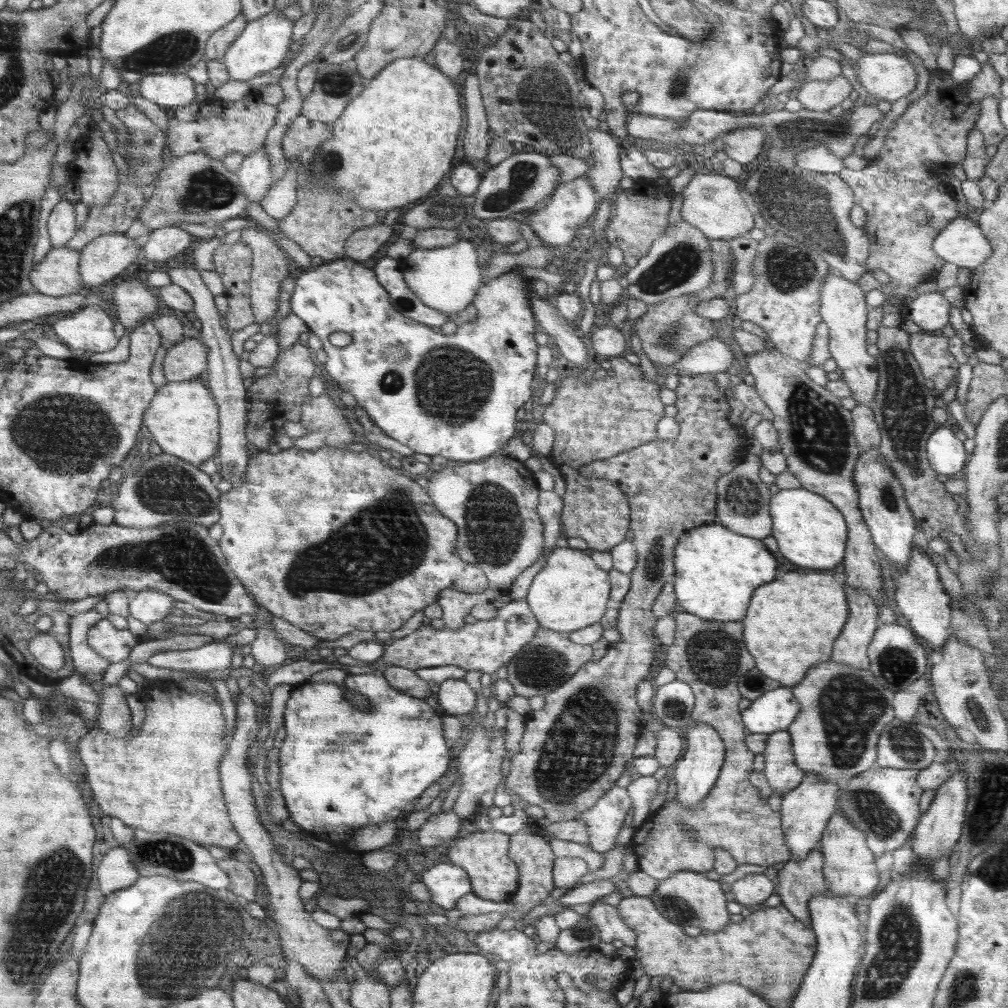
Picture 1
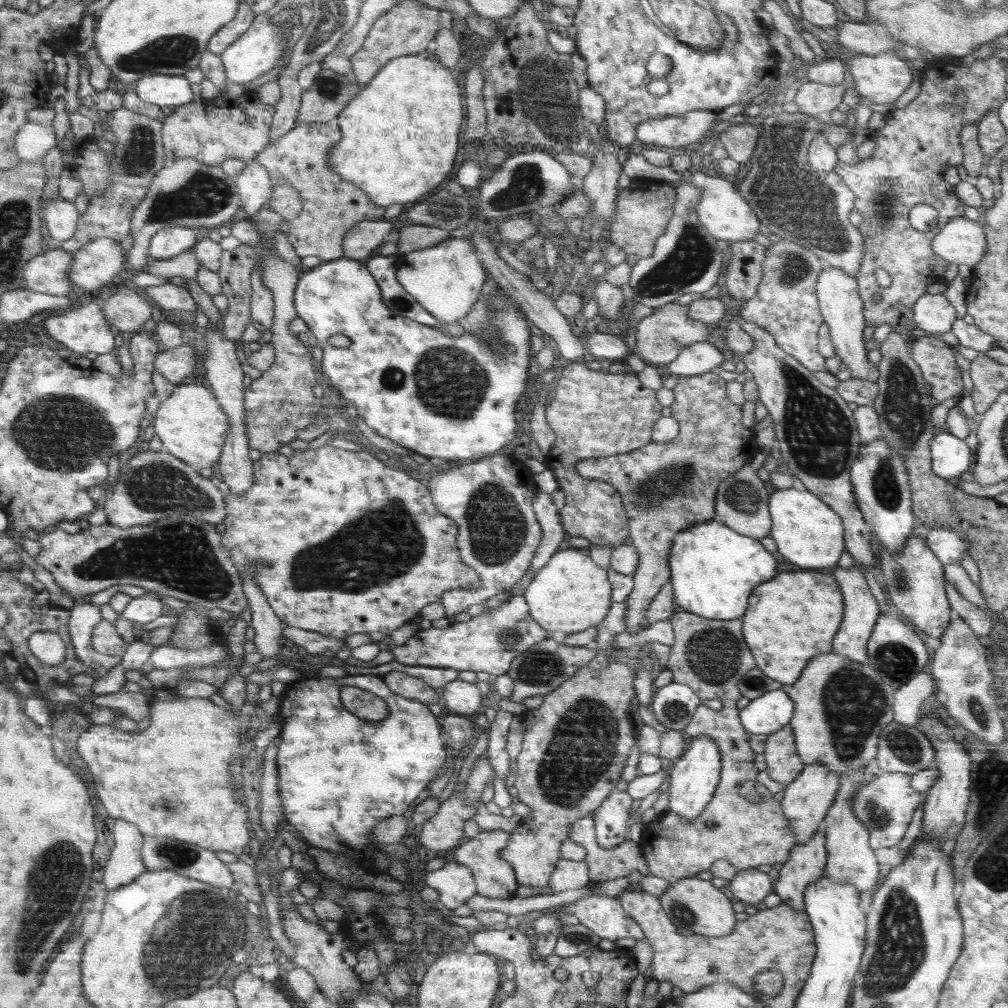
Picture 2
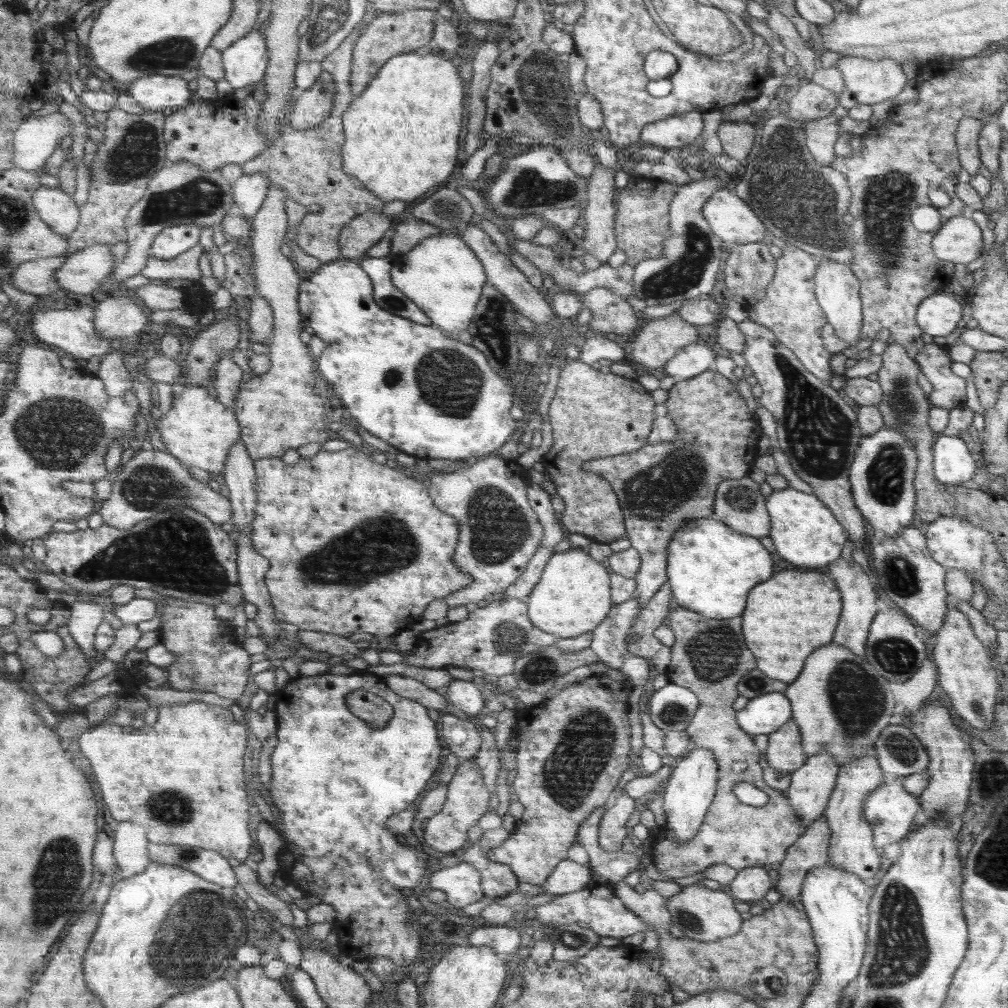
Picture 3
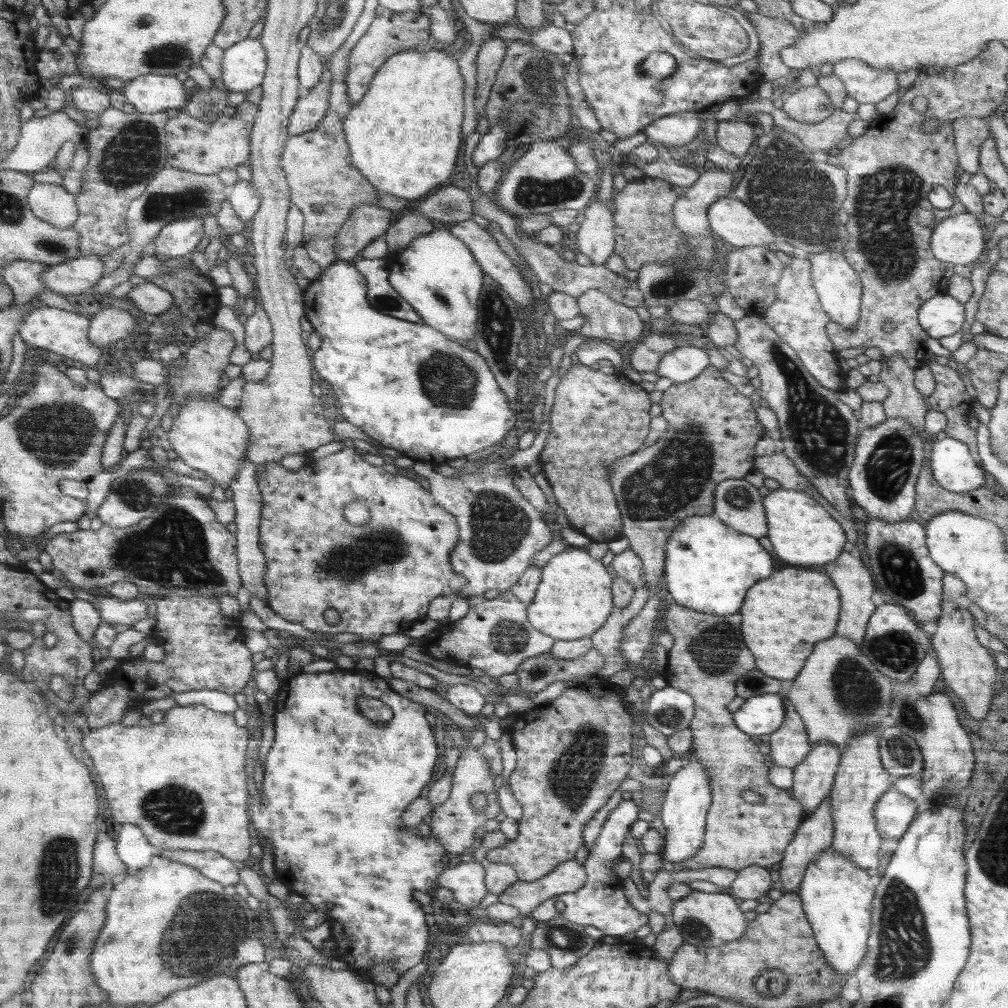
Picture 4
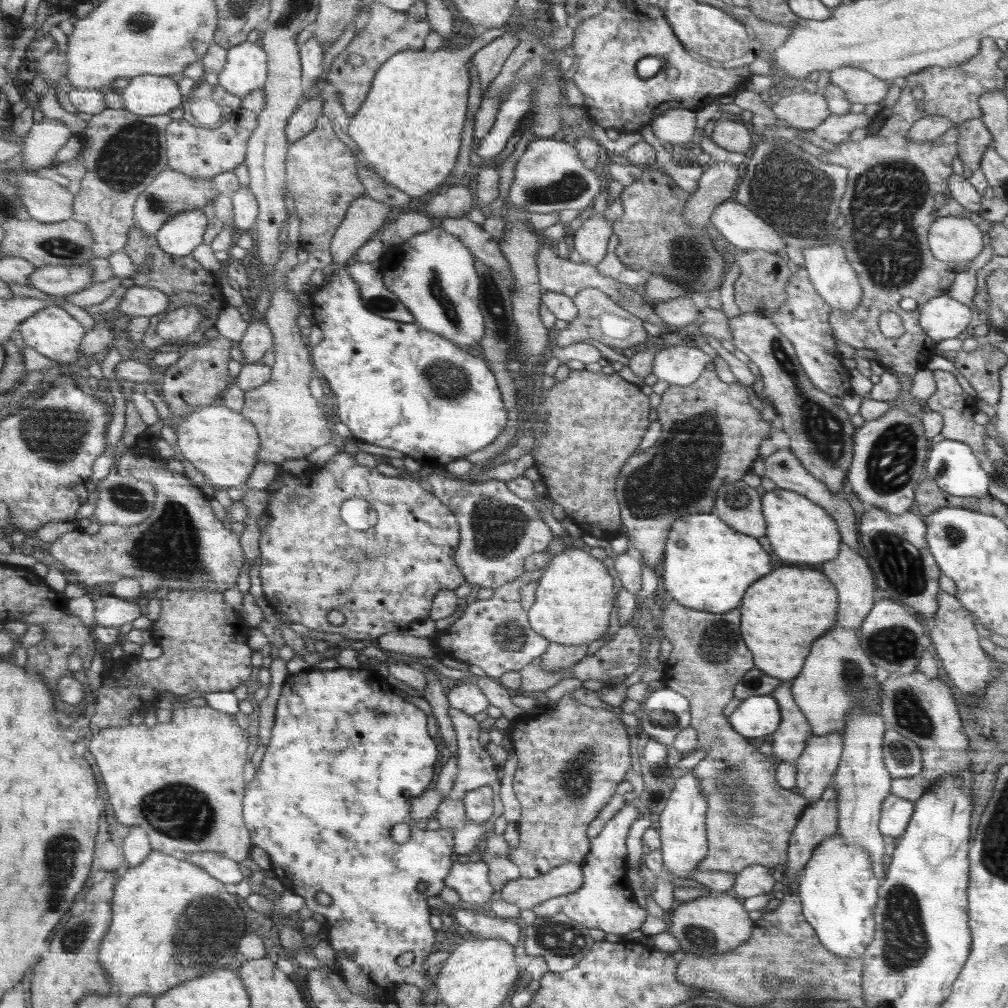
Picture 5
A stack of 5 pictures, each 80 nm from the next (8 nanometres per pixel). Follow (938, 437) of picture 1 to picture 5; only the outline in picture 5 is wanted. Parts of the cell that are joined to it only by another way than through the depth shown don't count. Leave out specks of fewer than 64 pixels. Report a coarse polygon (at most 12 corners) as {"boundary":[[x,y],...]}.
{"boundary":[[930,445],[924,475],[954,496],[989,494],[970,446]]}

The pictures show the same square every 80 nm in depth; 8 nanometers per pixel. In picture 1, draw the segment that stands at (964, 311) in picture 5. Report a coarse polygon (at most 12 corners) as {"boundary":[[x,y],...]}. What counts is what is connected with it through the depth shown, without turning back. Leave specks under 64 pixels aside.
{"boundary":[[942,292],[923,293],[908,305],[922,331],[940,333],[950,307]]}

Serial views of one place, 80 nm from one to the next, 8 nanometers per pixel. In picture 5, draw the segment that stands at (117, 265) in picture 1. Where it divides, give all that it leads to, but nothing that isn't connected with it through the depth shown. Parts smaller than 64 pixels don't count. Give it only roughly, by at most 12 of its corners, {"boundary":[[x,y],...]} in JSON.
{"boundary":[[90,264],[37,267],[27,284],[66,297],[92,280]]}

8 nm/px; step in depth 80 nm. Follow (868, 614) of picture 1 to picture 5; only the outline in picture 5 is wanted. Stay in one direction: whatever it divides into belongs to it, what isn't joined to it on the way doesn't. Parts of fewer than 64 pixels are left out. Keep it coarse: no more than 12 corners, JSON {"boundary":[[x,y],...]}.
{"boundary":[[842,542],[826,578],[842,590],[837,624],[859,630],[876,589],[868,562]]}

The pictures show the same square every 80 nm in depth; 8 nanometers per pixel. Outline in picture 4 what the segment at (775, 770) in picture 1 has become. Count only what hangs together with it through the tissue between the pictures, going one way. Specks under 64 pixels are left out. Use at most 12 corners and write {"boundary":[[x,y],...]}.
{"boundary":[[787,698],[785,722],[769,735],[775,766],[794,768],[812,746],[801,714]]}

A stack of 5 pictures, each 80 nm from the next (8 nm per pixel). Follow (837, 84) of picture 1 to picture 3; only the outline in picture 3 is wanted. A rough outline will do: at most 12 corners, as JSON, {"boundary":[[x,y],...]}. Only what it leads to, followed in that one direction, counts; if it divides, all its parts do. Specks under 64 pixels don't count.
{"boundary":[[802,81],[788,101],[799,120],[830,116],[838,94]]}

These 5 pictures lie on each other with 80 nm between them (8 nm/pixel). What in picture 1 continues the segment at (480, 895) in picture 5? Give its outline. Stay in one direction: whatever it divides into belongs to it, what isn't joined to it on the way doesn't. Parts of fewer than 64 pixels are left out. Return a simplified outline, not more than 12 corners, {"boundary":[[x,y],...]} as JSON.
{"boundary":[[446,860],[422,872],[446,911],[473,892],[468,872]]}

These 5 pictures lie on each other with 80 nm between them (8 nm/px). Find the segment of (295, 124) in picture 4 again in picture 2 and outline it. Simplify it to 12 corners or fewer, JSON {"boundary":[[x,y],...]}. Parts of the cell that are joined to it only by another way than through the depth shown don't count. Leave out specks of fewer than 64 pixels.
{"boundary":[[321,68],[297,122],[334,120],[356,96],[352,72]]}

